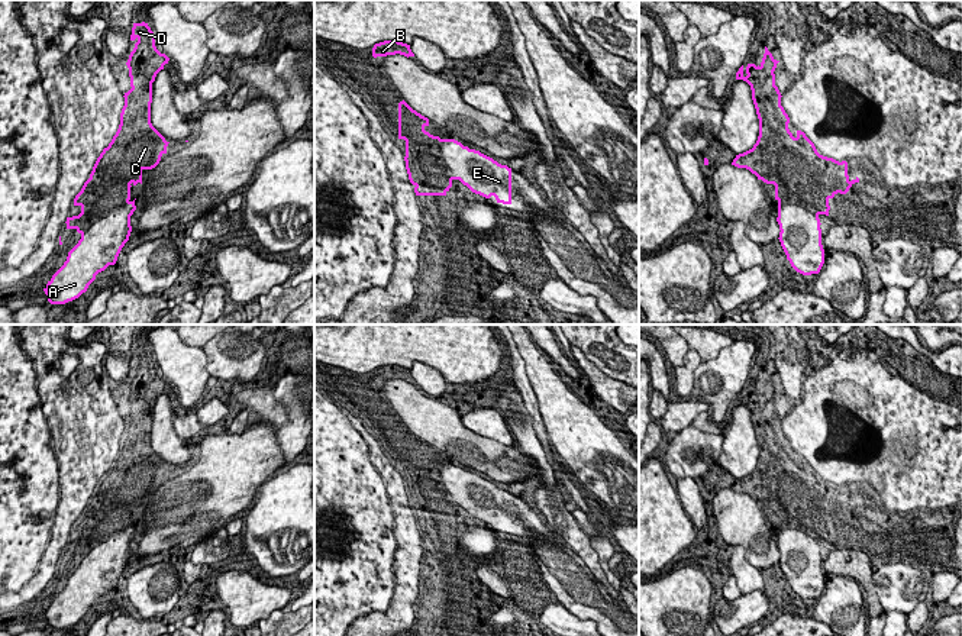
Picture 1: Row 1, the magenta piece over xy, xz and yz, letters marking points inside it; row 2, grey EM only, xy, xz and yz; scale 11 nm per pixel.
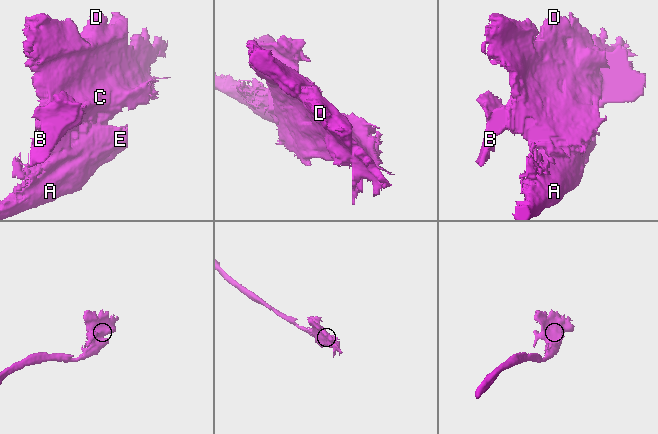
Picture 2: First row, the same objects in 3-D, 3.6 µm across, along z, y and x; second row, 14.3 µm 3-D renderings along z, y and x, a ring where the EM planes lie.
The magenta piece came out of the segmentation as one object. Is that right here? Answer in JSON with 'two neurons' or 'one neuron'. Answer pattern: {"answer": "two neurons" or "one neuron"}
{"answer": "one neuron"}

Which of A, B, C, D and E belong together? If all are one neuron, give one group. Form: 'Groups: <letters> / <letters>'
Groups: A B C D E

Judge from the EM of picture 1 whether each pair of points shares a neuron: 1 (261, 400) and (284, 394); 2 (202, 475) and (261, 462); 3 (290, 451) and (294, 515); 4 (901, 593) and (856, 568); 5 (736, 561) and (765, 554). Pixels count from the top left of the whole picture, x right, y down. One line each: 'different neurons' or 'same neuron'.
1: different neurons
2: same neuron
3: different neurons
4: different neurons
5: different neurons

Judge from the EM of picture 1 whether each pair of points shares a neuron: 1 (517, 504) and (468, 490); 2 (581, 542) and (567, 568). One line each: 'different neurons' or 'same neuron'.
1: same neuron
2: different neurons

